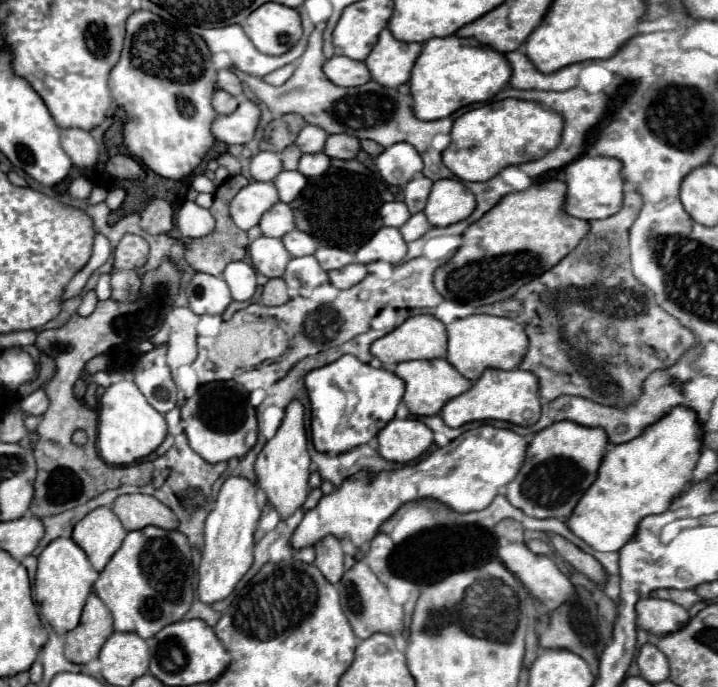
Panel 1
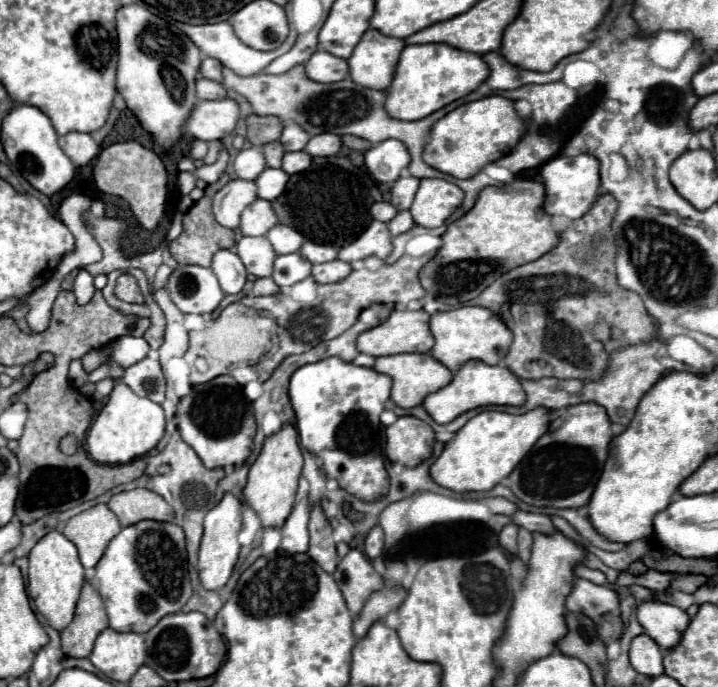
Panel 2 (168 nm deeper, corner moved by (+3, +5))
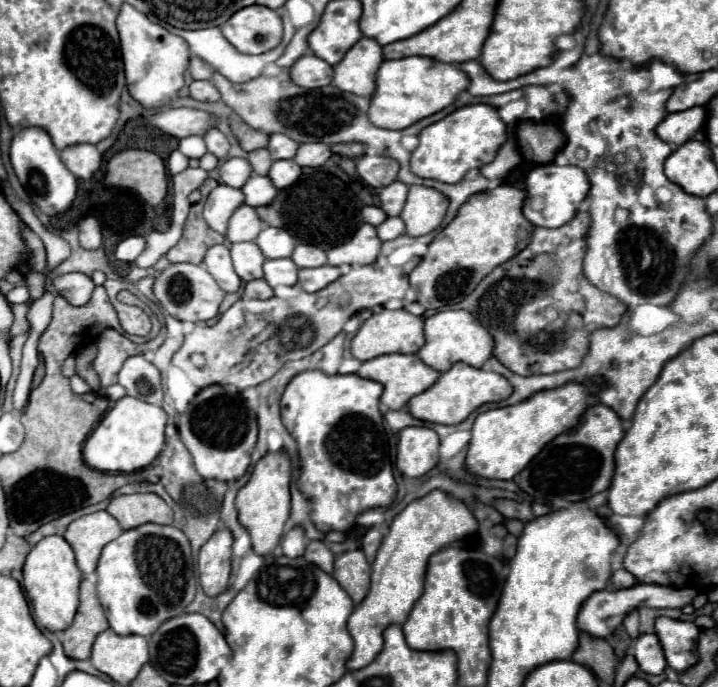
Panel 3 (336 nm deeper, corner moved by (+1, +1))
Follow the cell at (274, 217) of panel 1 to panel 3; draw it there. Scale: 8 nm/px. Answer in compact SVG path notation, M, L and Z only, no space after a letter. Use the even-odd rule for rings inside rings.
M242 205L242 207L238 207L234 211L234 215L232 215L230 223L228 223L226 237L232 243L238 243L238 241L254 241L264 227L266 227L266 223L258 217L258 213L256 213L254 207Z

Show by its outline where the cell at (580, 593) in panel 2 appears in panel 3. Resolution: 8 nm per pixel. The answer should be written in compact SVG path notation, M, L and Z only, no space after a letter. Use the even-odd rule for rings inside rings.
M634 585L630 589L620 589L620 591L612 591L612 589L602 589L602 591L594 591L580 607L578 611L578 629L586 629L586 633L594 633L596 637L606 637L610 635L618 625L622 625L622 619L638 609L638 607L674 607L680 609L688 603L692 603L692 597L696 595L696 589L674 589L674 587L666 587L666 585Z

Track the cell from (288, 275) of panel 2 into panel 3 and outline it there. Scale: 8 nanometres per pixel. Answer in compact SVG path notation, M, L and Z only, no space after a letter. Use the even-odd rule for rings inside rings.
M270 259L264 263L264 279L270 287L278 285L296 285L298 283L298 267L292 259Z

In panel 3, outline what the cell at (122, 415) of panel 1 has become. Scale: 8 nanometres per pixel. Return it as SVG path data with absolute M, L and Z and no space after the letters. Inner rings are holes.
M122 397L114 403L114 407L102 417L96 429L84 443L84 461L98 471L106 473L132 473L148 467L160 449L164 447L164 427L166 413L158 405L150 405L136 397Z

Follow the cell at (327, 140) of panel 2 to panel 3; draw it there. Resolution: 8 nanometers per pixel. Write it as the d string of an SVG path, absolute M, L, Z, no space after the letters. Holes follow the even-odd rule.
M302 143L298 147L298 153L294 157L294 161L300 165L300 167L320 167L324 165L328 159L332 157L332 151L326 143Z

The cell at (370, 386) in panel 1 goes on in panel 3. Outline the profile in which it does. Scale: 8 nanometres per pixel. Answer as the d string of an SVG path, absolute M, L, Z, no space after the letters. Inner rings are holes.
M304 371L296 375L282 395L282 423L296 439L300 457L304 461L298 489L312 501L314 525L328 531L348 531L354 517L372 507L388 507L396 497L396 481L392 477L392 463L388 441L384 433L384 419L378 409L384 385L360 375L326 375L324 371Z

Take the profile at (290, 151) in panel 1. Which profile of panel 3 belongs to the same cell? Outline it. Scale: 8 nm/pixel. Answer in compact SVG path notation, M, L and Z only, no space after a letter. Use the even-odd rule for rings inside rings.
M256 149L256 151L248 153L248 161L252 163L254 173L258 173L258 175L266 175L270 171L272 163L274 163L274 159L272 159L268 149Z

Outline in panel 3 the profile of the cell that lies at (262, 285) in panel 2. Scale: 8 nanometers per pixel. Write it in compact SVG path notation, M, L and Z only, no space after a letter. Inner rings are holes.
M256 279L256 281L246 283L244 295L250 297L250 299L270 299L274 295L274 291L272 291L272 287L264 279Z

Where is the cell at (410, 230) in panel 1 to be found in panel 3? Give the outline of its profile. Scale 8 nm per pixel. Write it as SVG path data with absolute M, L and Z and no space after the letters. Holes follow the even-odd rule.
M388 217L382 225L376 227L378 229L378 237L382 241L392 241L396 237L400 237L404 231L406 231L406 225L400 217Z

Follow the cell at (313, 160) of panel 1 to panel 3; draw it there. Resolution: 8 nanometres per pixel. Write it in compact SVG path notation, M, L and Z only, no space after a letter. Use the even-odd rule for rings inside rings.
M286 159L286 161L274 161L268 177L274 181L274 185L278 189L284 189L288 185L292 185L298 177L302 175L302 167L294 161L294 159Z

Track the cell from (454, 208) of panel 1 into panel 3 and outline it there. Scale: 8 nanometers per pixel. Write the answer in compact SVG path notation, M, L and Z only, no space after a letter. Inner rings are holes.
M412 185L406 205L400 213L402 221L406 223L406 233L412 237L432 233L440 227L448 205L450 199L444 193L422 185Z

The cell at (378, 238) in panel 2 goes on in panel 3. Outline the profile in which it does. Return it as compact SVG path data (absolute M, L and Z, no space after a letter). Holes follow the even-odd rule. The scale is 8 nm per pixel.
M362 225L354 237L328 251L330 265L368 265L374 263L380 255L382 241L376 233L376 227Z

